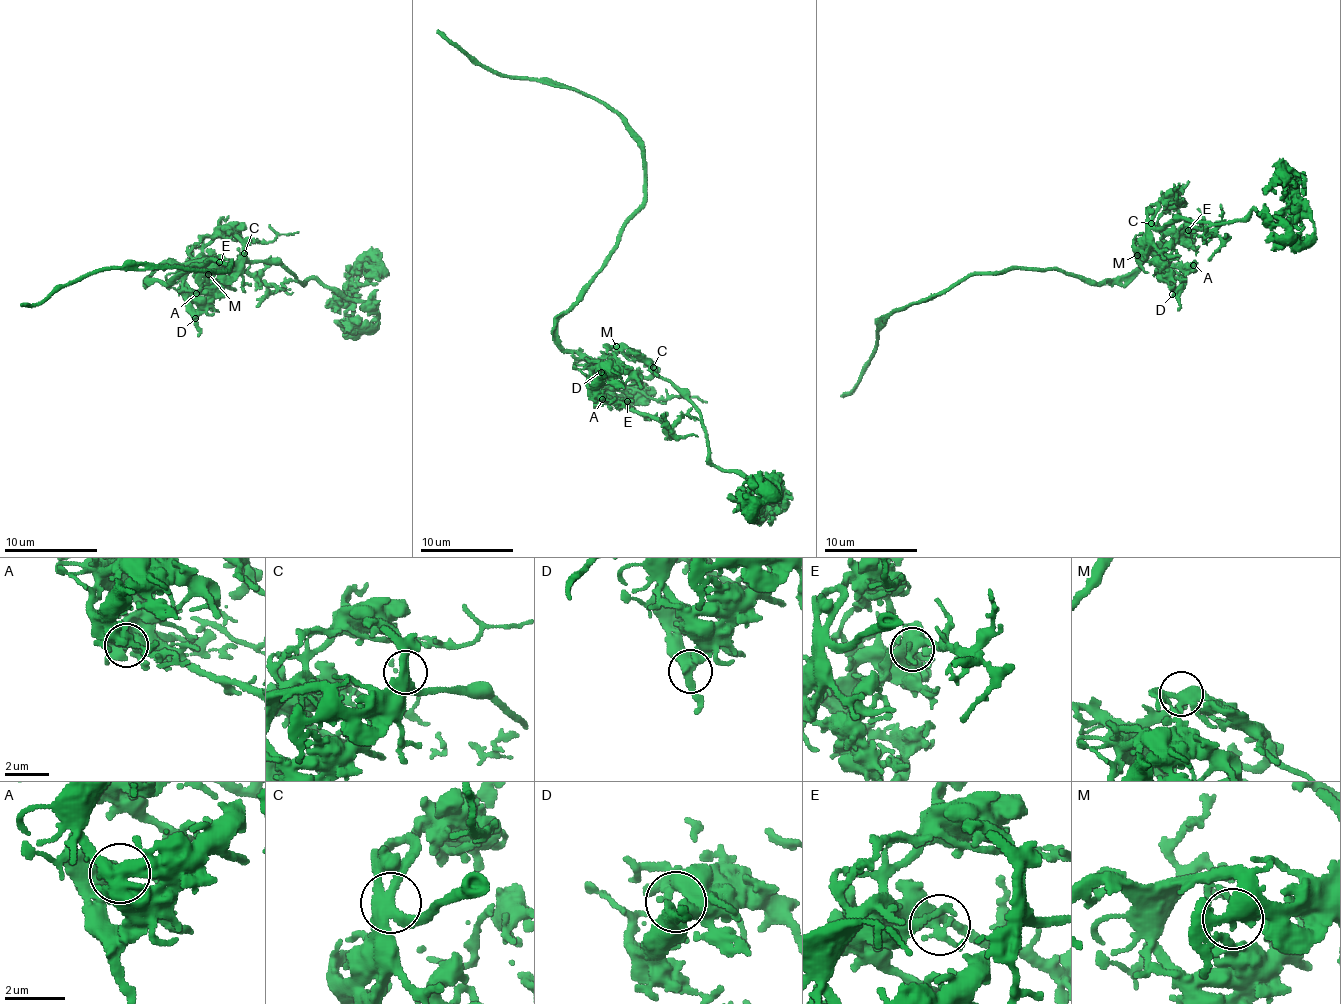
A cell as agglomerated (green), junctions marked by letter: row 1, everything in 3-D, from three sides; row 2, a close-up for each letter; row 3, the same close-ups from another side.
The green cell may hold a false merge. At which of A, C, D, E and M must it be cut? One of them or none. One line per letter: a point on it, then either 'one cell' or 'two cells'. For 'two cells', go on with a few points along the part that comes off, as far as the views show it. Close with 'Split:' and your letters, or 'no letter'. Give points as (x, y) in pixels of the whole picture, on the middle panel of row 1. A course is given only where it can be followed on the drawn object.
A: (602, 399) | one cell
C: (653, 367) | one cell
D: (601, 372) | one cell
E: (627, 401) | one cell
M: (616, 346) | one cell
Split: no letter

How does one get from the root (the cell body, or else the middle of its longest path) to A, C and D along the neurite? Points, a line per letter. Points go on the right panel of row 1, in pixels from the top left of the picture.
A: (1111, 281), (1130, 275), (1147, 252), (1173, 263), (1193, 265)
C: (1111, 281), (1130, 275), (1143, 259), (1147, 248), (1138, 234), (1145, 235), (1152, 224)
D: (1111, 281), (1130, 275), (1147, 252), (1161, 266), (1163, 279), (1172, 287), (1172, 294)

